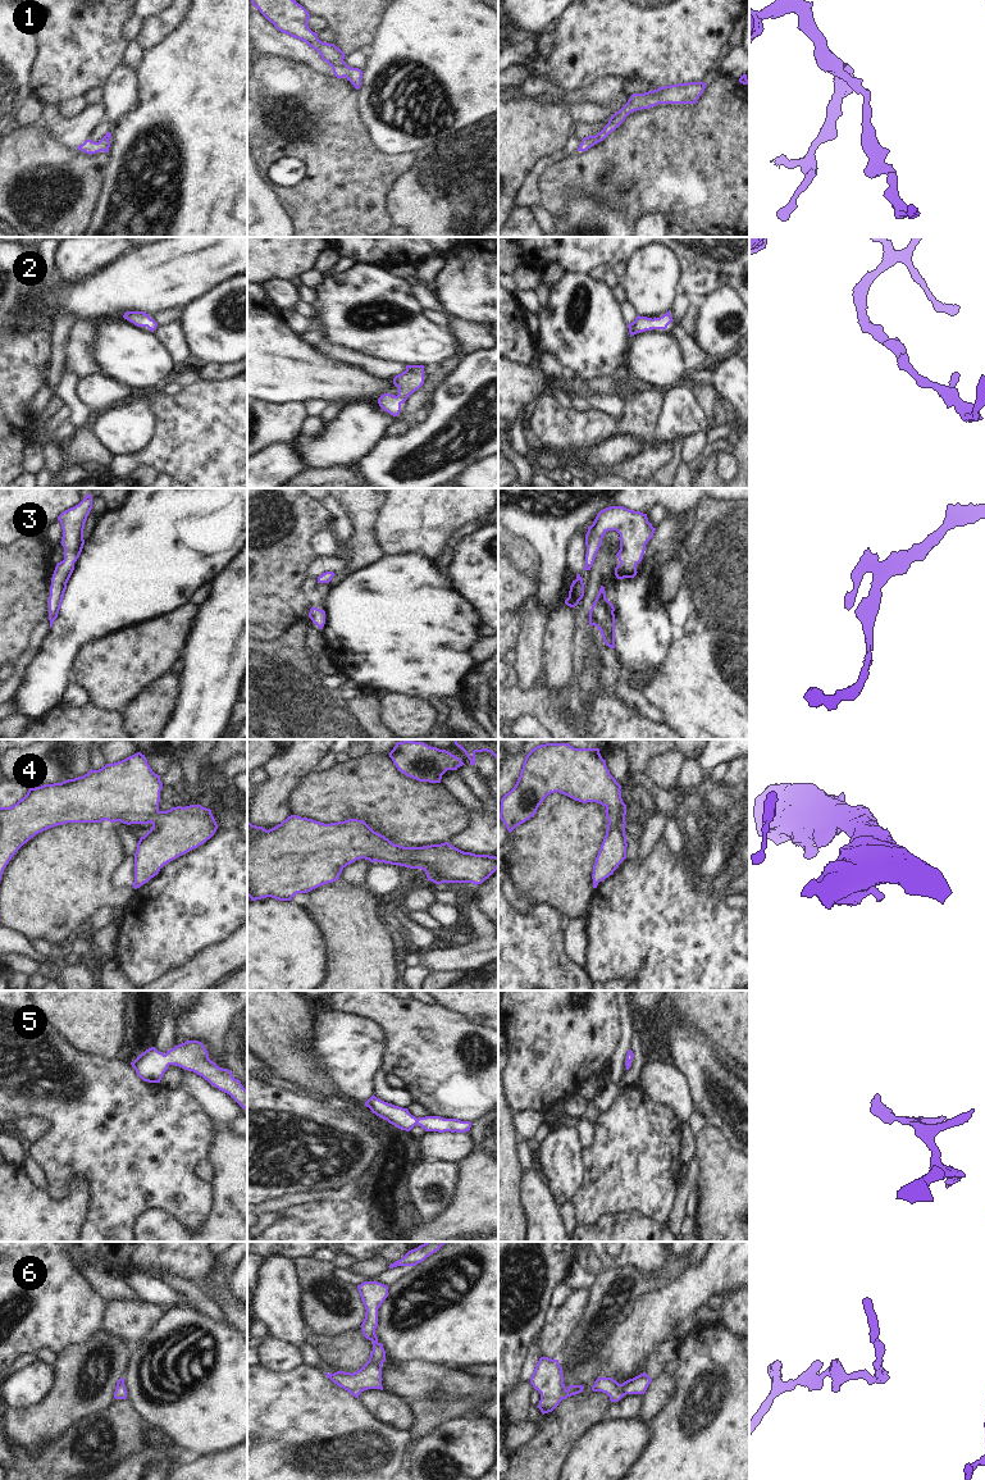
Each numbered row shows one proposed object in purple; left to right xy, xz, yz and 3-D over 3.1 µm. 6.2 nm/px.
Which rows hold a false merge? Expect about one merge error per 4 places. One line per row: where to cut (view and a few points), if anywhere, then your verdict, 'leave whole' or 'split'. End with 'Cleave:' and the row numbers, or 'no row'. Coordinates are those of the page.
1: no cut | leave whole
2: no cut | leave whole
3: no cut | leave whole
4: no cut | leave whole
5: no cut | leave whole
6: no cut | leave whole
Cleave: no row

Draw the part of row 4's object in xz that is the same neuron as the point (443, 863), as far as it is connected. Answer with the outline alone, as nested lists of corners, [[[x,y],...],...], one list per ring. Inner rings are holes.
[[[291,815],[269,830],[247,823],[247,896],[251,901],[266,897],[291,901],[297,893],[307,893],[338,880],[342,870],[360,859],[421,869],[428,880],[436,884],[473,883],[478,885],[498,869],[498,857],[464,852],[448,842],[403,847],[374,832],[364,820],[348,819],[324,824]]]

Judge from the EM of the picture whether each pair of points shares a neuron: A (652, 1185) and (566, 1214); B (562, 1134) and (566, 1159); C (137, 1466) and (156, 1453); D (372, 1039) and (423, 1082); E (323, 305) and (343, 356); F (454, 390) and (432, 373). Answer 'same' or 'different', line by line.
A: different
B: same
C: same
D: different
E: different
F: different

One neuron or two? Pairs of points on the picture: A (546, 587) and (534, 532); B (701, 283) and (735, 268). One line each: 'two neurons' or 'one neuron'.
A: one neuron
B: one neuron

